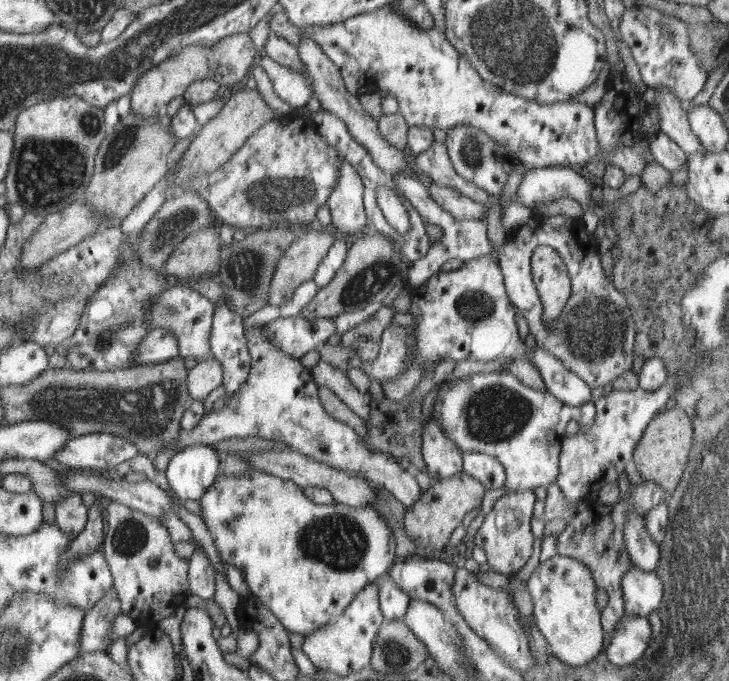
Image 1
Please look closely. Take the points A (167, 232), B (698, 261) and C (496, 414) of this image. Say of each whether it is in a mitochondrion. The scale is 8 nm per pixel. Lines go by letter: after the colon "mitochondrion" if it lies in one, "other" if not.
A: mitochondrion
B: mitochondrion
C: mitochondrion

